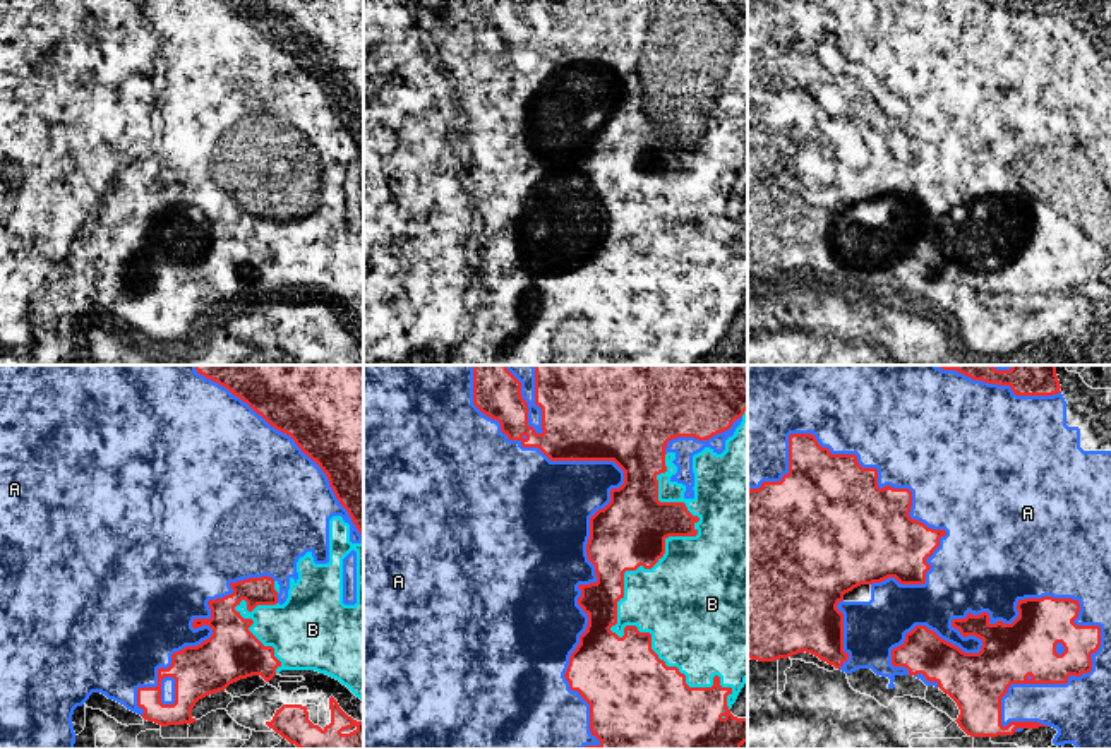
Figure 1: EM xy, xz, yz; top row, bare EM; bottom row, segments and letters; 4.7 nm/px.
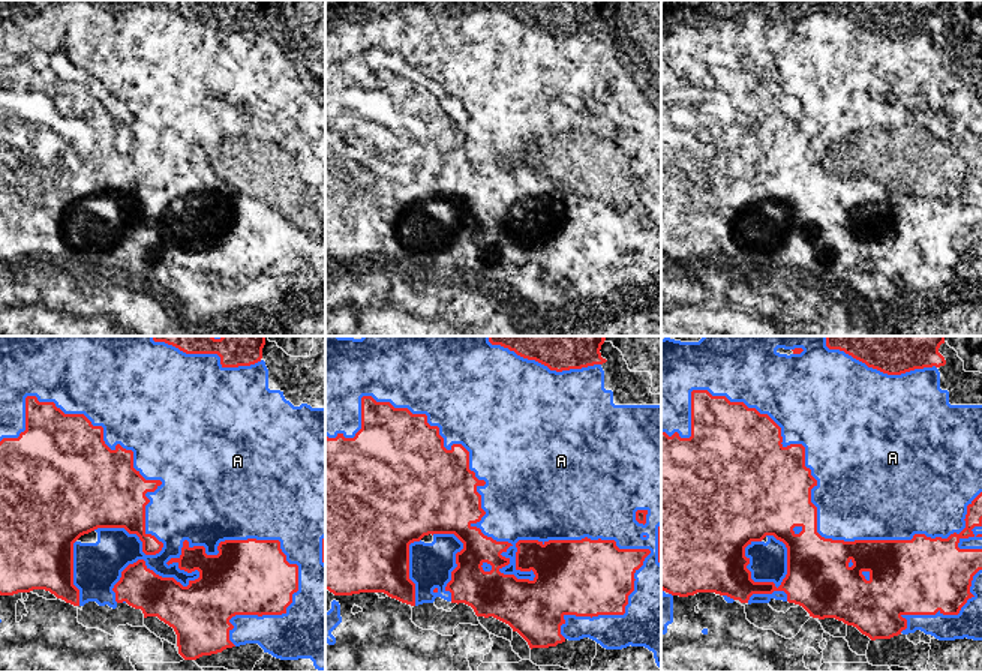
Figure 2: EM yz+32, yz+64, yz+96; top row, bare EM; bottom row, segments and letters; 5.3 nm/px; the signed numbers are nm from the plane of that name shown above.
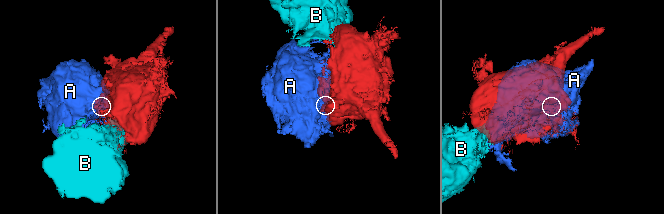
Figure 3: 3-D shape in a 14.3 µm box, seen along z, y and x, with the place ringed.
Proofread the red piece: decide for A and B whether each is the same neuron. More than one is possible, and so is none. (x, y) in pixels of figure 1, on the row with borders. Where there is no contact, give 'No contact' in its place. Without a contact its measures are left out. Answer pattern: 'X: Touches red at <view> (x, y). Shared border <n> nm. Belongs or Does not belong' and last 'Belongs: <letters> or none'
A: Touches red at yz (971, 614). Shared border 1000 nm. Does not belong
B: Touches red at xz (623, 595). Shared border 1250 nm. Does not belong
Belongs: none

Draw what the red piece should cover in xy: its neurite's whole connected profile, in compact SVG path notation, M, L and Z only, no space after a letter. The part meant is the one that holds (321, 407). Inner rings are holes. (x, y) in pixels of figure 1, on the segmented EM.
M195 365L195 370L290 435L326 473L363 538L363 365Z

